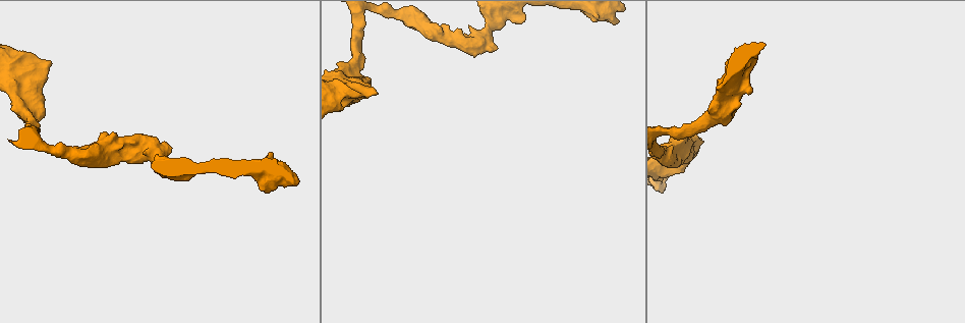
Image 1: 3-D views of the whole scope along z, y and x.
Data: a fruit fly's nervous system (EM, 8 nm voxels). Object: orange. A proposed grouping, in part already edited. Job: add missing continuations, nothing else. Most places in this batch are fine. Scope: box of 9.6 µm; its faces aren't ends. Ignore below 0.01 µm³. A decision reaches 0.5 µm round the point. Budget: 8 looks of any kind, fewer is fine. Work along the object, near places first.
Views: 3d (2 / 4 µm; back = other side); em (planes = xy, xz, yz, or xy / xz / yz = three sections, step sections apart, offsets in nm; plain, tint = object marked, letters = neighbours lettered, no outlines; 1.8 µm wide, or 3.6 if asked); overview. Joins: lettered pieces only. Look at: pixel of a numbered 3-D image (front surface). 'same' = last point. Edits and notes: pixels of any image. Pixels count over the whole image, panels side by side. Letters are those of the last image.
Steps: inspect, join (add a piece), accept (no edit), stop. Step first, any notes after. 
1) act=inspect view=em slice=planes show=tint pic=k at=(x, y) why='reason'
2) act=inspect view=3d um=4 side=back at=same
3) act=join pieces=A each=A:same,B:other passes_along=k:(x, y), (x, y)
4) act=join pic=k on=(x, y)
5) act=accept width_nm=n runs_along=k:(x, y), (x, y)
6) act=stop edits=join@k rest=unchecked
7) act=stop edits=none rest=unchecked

act=inspect view=em slice=yz step=16 show=tint pic=1 at=(115, 162) why='thick end'

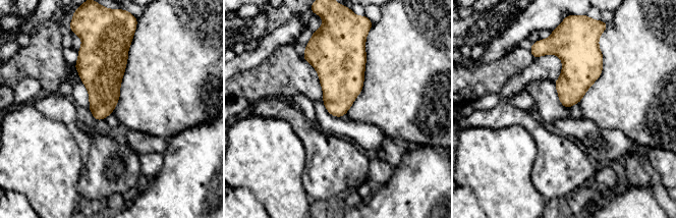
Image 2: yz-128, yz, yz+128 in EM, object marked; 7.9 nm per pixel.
act=inspect view=em slice=planes show=letters at=same

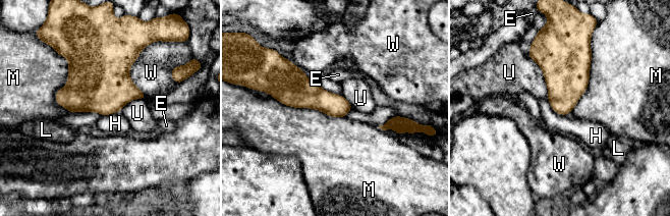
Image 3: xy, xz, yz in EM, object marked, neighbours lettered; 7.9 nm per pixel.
act=accept longest_contact=M:600nm each=E:other,H:other,L:other,M:other,U:other,W:other found='no lettered piece goes on from it'

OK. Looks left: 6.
act=inspect view=em um=3.6 slice=xy step=8 show=letters pic=1 at=(287, 171)

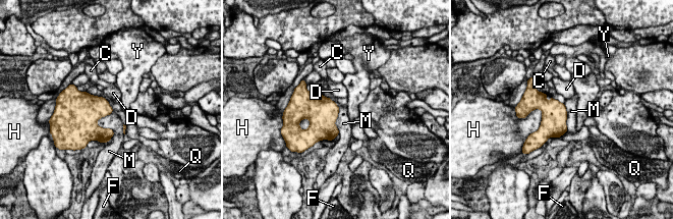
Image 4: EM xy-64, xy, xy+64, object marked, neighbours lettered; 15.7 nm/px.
act=accept each=C:other,D:other,F:other,H:other,M:other,Q:other,Y:other border=4:(113, 111), (97, 121), (106, 143) found='no lettered piece goes on from it'

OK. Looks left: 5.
act=inspect view=3d um=2 pic=1 at=(522, 22) why='thick end'

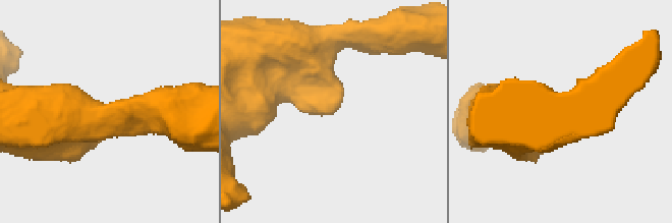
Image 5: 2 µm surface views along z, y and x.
act=inspect view=em um=3.6 slice=planes show=letters pic=5 at=(336, 110)

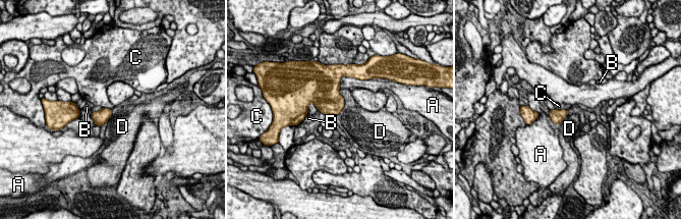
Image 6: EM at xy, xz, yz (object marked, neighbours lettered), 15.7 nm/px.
act=accept each=A:other,B:other,C:other,D:other border=6:(569, 113), (559, 123) found='none of them fits'

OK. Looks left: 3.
act=stop edits=none rest=unchecked

